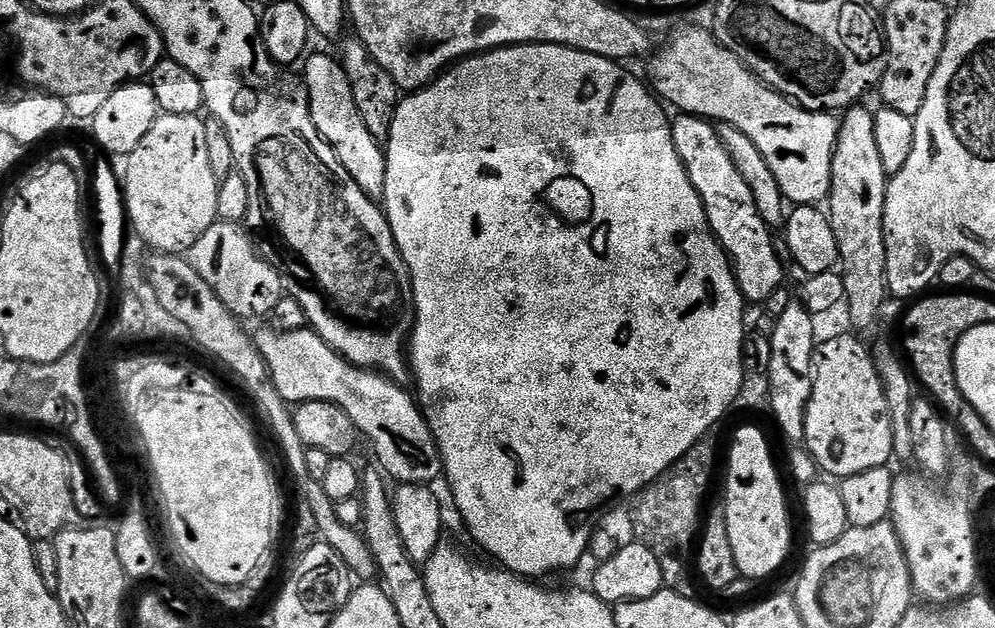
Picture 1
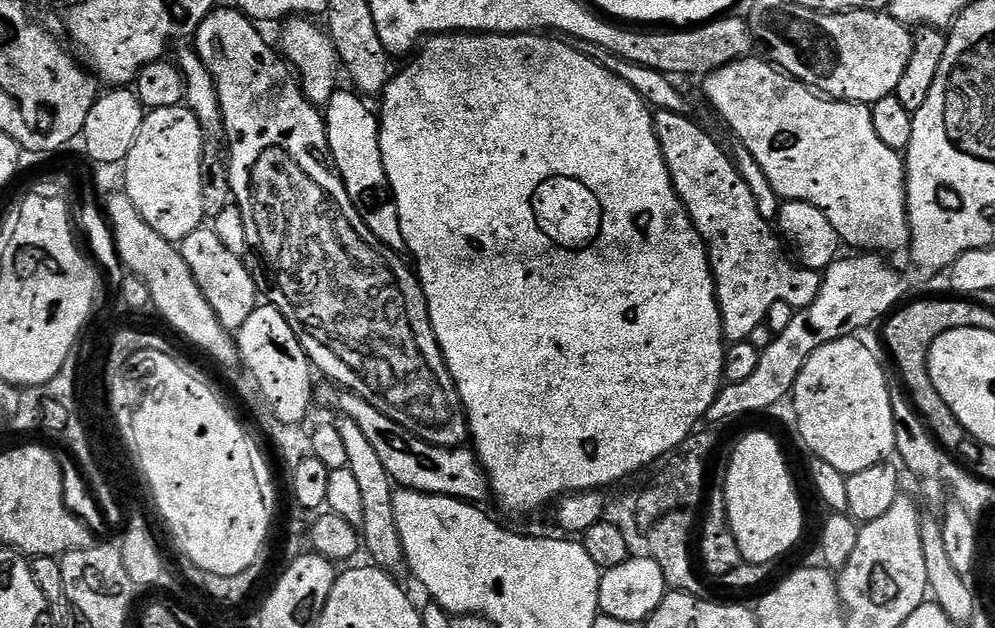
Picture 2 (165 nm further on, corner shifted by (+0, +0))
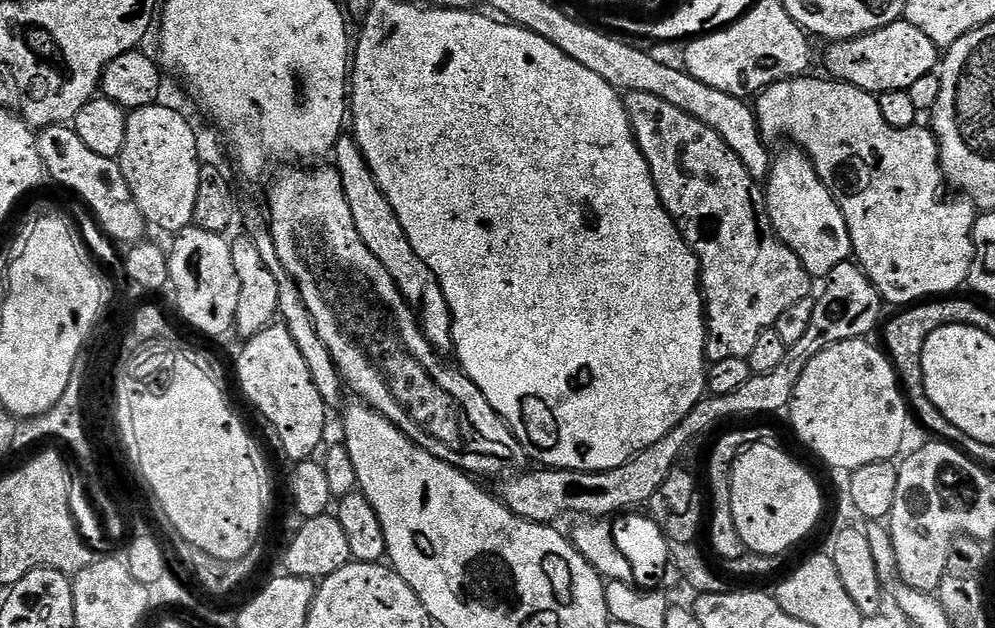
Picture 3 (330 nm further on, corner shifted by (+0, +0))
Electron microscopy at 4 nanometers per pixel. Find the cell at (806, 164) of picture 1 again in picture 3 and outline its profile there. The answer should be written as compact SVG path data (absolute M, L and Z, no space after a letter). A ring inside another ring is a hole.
M812 74L796 76L792 80L783 80L759 93L754 100L754 111L756 121L760 127L760 133L765 141L773 142L779 136L789 136L791 143L806 153L816 168L818 178L830 190L830 194L838 202L842 214L846 218L846 226L852 243L852 256L855 263L863 268L865 276L872 279L872 284L879 290L881 301L885 305L900 304L896 306L911 306L917 302L923 302L929 298L943 298L949 294L956 294L961 291L960 287L968 284L968 275L974 262L974 246L972 245L972 228L976 225L978 209L971 200L967 198L956 198L960 200L940 200L940 191L946 188L944 172L940 169L940 147L936 141L936 134L931 127L913 126L910 128L895 128L882 118L879 99L873 93L855 88L853 84L842 84L839 80L823 78L815 80Z

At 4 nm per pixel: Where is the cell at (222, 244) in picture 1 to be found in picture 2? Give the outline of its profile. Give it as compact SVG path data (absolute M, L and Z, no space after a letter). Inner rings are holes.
M201 226L194 234L190 234L179 245L186 266L194 274L198 286L206 294L212 309L218 314L224 327L239 330L242 322L250 318L250 314L258 307L256 300L256 280L247 268L245 261L235 256L222 244L222 238L211 227Z

